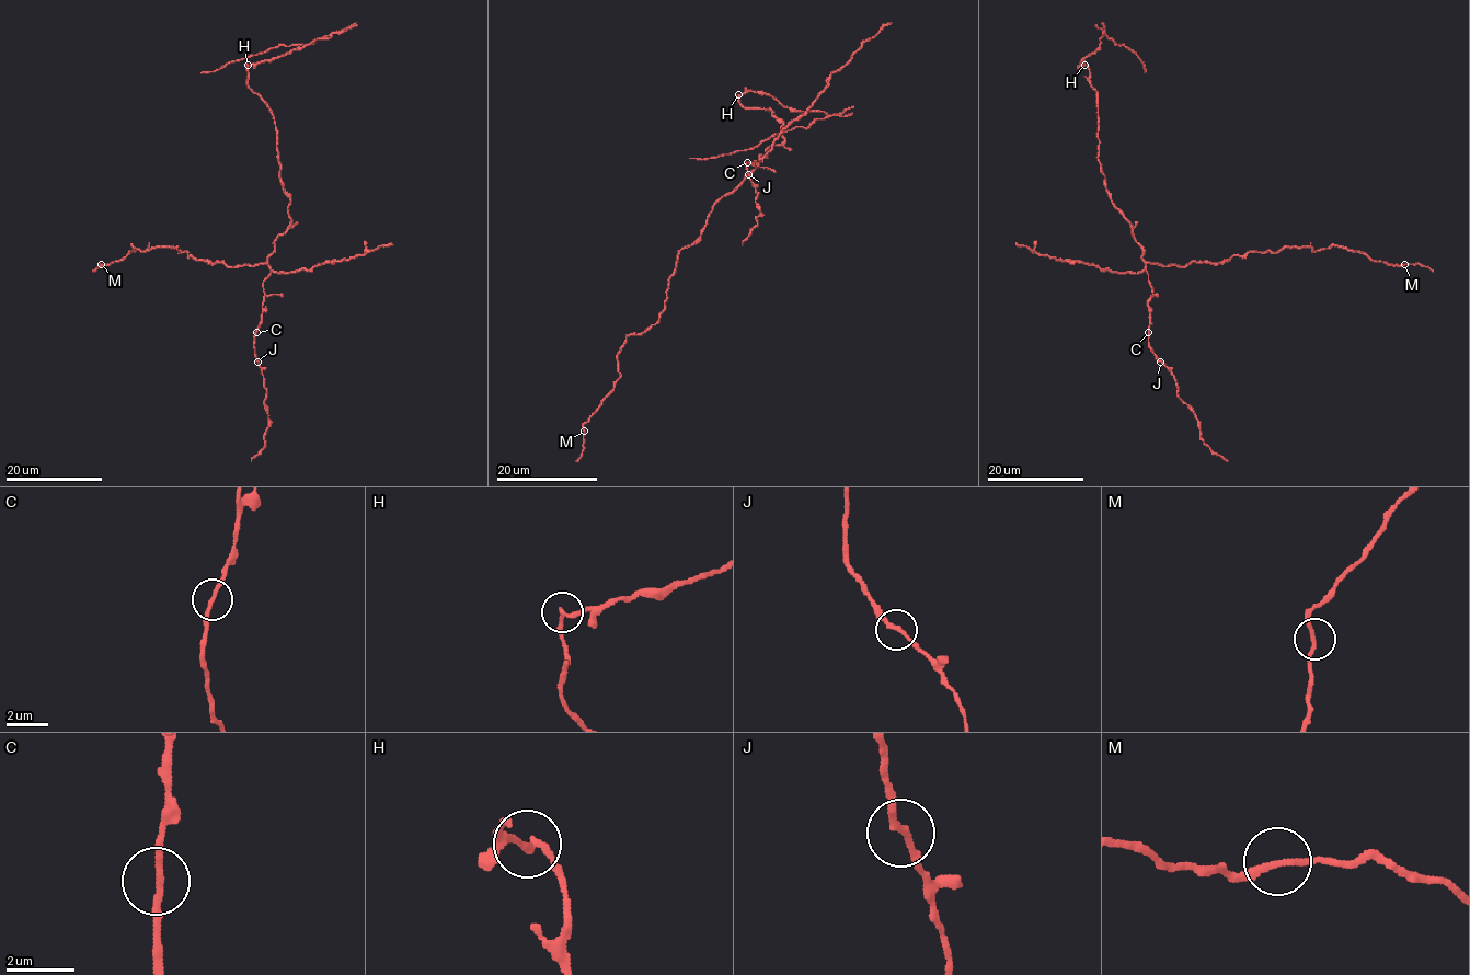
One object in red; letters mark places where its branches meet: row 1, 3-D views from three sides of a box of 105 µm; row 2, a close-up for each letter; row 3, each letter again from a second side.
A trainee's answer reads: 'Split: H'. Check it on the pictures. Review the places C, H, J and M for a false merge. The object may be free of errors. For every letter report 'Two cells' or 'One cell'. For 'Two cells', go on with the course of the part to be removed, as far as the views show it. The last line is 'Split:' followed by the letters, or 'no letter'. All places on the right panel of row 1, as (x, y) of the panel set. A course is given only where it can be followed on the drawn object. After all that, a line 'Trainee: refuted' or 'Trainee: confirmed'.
C: One cell
H: Two cells. Course of the part to remove: (1084, 65), (1081, 61), (1099, 47), (1100, 39), (1106, 34), (1114, 44), (1136, 55), (1145, 72)
J: One cell
M: One cell
Split: H
Trainee: confirmed

